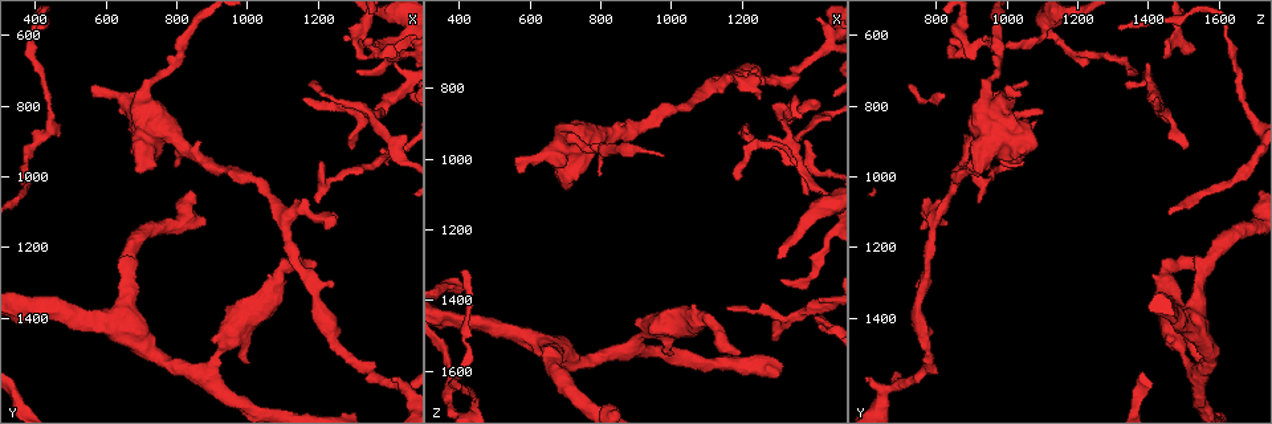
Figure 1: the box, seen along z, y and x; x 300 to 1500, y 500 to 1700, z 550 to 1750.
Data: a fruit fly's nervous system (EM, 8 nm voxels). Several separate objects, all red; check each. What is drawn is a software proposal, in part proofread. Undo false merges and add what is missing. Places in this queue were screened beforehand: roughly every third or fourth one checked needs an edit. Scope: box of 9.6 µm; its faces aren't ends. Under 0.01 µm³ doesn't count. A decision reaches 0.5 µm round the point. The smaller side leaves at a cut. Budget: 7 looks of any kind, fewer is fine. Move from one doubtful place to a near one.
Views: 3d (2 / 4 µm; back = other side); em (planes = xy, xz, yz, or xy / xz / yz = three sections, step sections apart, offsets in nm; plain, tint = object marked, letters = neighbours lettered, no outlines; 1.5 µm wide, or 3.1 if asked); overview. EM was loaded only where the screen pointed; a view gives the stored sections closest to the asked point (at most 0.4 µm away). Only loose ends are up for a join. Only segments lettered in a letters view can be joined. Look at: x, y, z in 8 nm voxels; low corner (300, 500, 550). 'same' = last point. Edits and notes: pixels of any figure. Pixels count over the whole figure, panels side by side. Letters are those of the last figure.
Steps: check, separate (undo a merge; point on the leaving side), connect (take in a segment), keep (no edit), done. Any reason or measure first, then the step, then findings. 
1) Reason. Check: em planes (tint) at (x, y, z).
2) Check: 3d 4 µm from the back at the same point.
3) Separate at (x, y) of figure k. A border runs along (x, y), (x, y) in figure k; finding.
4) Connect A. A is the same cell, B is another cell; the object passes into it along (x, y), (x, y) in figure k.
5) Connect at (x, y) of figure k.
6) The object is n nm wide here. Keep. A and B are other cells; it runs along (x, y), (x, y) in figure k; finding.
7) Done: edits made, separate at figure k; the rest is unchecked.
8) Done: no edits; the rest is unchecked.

An open end. Check: em yz step 4 (letters) at (790, 960, 1050).

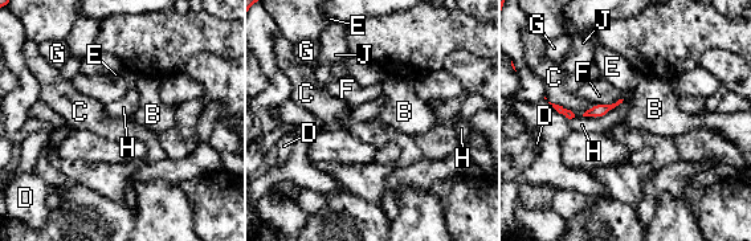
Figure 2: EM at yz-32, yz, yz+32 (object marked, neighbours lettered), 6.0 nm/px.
The longest contact is with H, 280 nm. Keep. B, C, D, E, F, G, H and J are other cells; a border runs along (623, 98), (611, 103), (595, 105) in figure 2; no lettered segment goes on from it.

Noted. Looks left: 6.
Free end. Check: em planes (letters) at (570, 770, 1030).

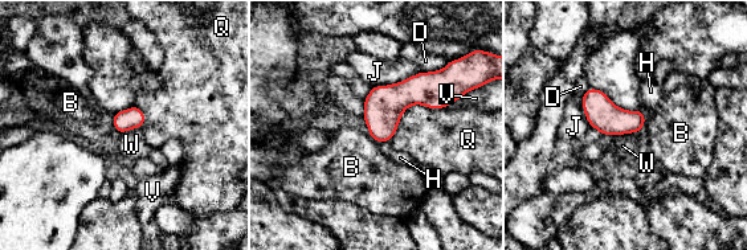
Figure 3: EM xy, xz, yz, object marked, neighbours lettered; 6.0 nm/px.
The longest contact is with Q, 400 nm. Keep. B, D, H, J, Q, V and W are other cells; no lettered segment goes on from it.

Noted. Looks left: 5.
Thin end. Check: 3d 4 µm at (420, 580, 1310).

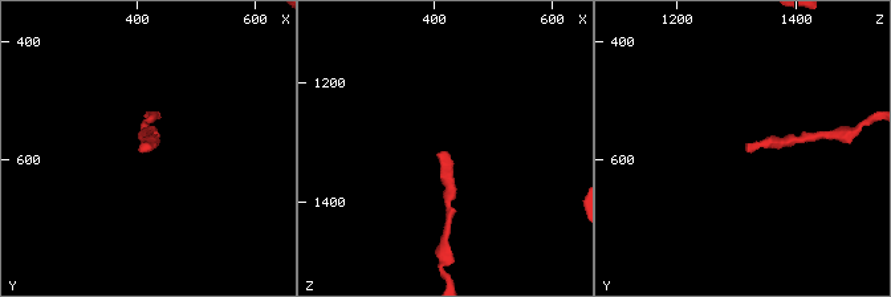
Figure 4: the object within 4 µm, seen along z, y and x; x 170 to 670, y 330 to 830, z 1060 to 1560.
Now the EM. Check: em yz step 4 (plain) at (425, 580, 1315).

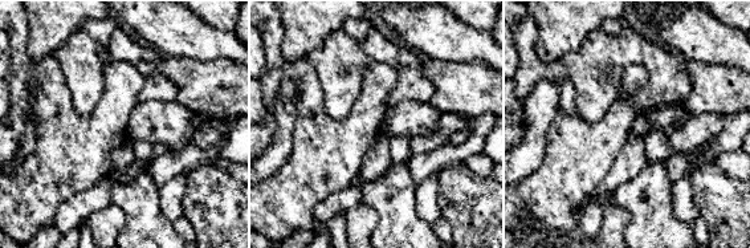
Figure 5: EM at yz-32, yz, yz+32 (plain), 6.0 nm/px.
See the neighbours. Check: em yz step 4 (letters) at the same point.

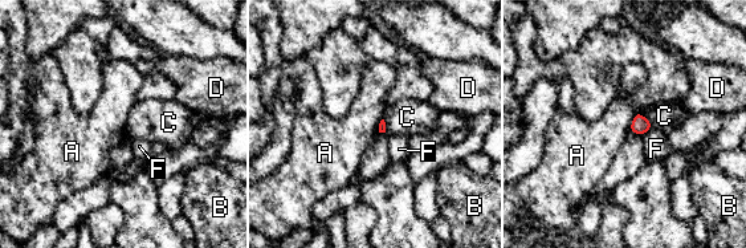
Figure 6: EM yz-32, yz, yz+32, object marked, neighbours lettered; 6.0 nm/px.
The object is 110 nm wide here. Keep. A, B, C, D and F are other cells; a border runs along (638, 112), (631, 122), (630, 131) in figure 6; none of them fits.

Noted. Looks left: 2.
Done: no edits; the rest is unchecked.

